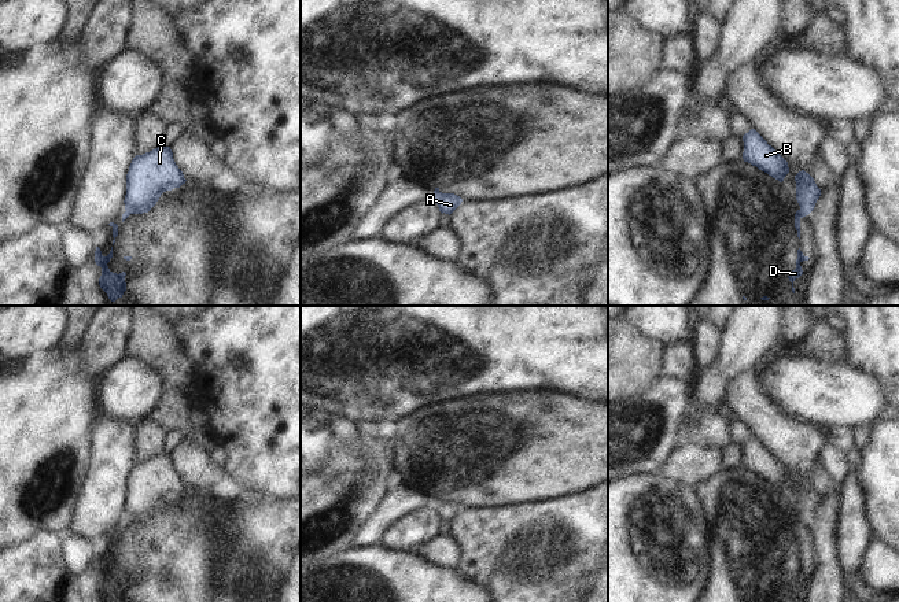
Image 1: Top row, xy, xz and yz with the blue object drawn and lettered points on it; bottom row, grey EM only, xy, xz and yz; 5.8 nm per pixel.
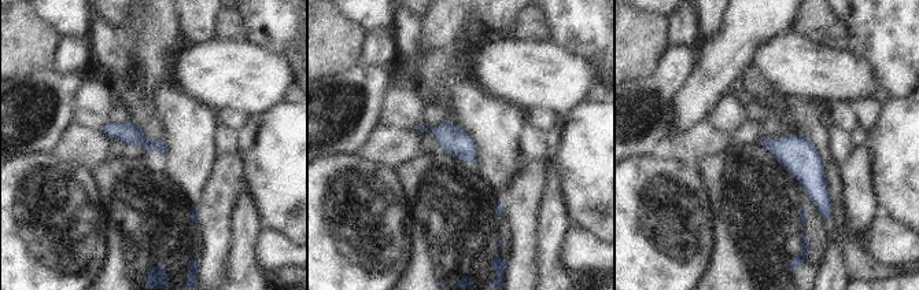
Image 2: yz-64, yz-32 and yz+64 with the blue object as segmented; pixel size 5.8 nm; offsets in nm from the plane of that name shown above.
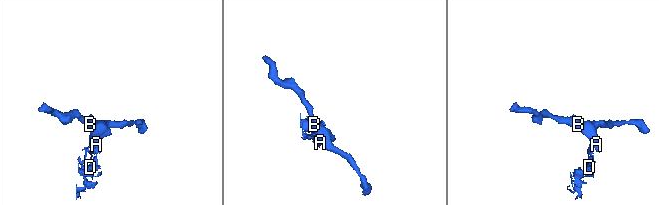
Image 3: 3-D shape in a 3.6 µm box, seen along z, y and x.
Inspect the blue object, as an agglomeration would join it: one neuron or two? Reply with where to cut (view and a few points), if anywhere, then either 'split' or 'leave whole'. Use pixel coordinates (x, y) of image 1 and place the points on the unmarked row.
cut yz (800, 516), (807, 521); split

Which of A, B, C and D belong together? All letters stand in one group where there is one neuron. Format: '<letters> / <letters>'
A B C / D

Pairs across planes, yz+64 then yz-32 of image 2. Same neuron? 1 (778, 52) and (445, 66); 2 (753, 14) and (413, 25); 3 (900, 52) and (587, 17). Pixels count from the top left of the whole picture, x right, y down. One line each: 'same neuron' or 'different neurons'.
1: different neurons
2: different neurons
3: same neuron

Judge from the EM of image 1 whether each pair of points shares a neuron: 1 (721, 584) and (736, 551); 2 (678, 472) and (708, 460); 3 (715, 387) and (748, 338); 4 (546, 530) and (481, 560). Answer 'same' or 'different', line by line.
1: same
2: same
3: same
4: same

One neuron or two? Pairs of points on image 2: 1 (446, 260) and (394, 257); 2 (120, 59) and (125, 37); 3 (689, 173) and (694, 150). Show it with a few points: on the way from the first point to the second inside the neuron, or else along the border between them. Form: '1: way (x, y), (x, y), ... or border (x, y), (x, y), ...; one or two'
1: border (414, 227), (412, 230), (409, 263), (401, 275); two
2: border (117, 30), (118, 40), (125, 48); two
3: border (675, 158), (698, 162); two

